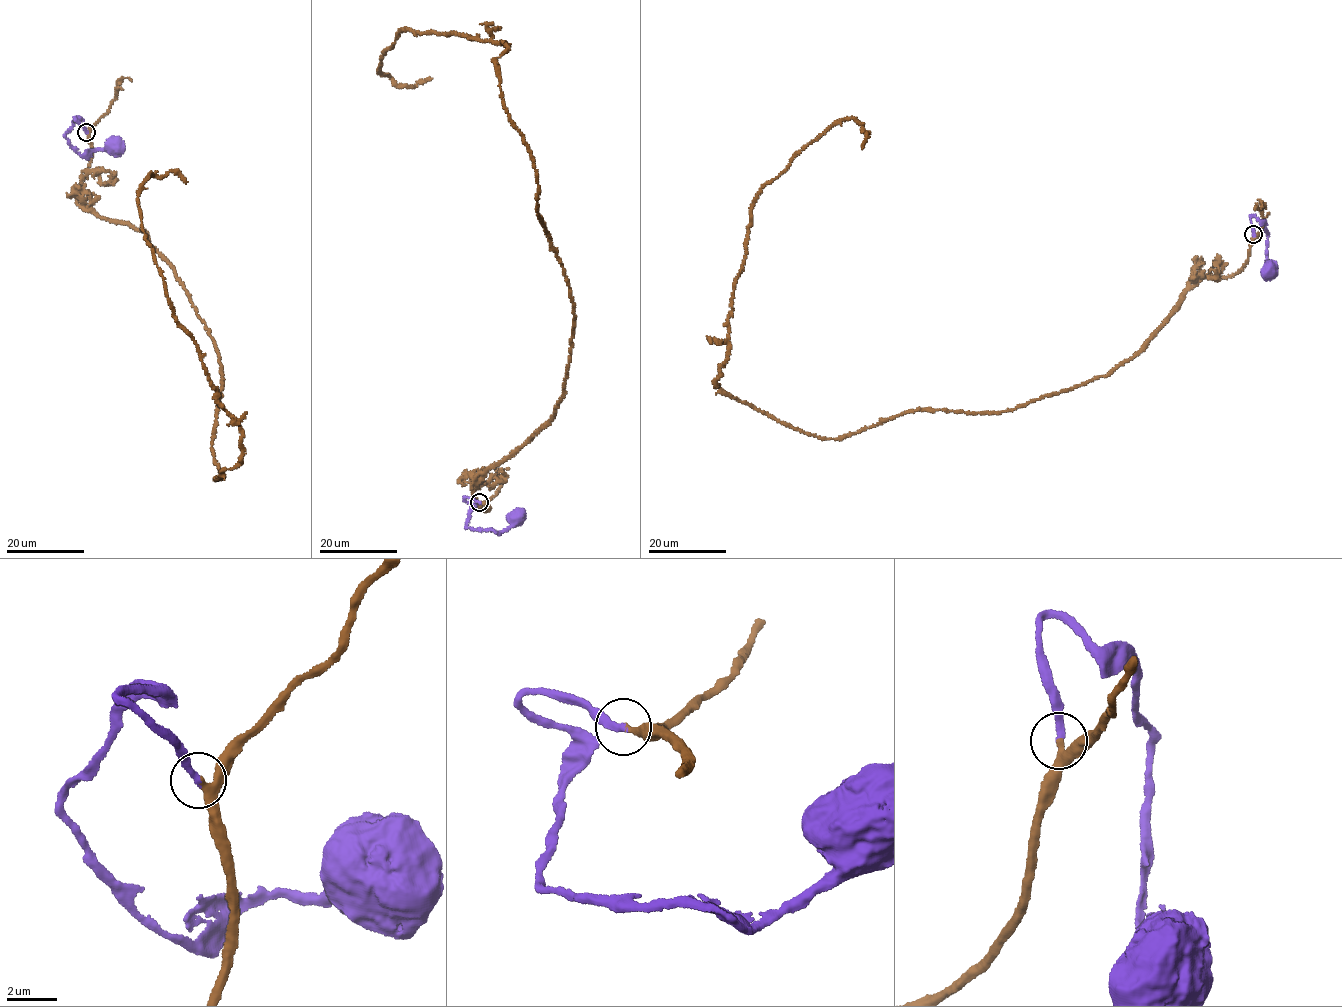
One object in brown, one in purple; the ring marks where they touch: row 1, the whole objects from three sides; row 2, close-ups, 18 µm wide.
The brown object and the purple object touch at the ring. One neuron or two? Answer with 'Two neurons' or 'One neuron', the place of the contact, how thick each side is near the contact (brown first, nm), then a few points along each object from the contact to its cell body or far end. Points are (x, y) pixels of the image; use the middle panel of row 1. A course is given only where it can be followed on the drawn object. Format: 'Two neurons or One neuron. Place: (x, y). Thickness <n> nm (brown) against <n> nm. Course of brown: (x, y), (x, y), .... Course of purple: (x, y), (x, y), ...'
One neuron. Place: (479, 502). Thickness 280 nm (brown) against 280 nm. Course of brown: (479, 502), (473, 481), (563, 394), (573, 303), (503, 102), (505, 42), (404, 28), (378, 71), (431, 79). Course of purple: (479, 502), (466, 497), (464, 499), (471, 509), (467, 528), (507, 530), (516, 520)

